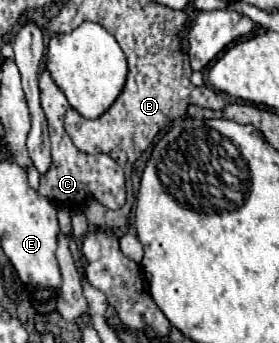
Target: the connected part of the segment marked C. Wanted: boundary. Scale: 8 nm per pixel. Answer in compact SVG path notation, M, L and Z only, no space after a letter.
M43 72L39 76L39 90L41 90L41 108L45 112L47 124L49 124L49 142L51 142L51 168L41 174L37 194L51 200L55 206L67 208L67 210L79 210L87 198L95 198L105 208L117 210L125 204L125 178L121 166L107 154L85 154L79 152L71 138L65 132L63 118L69 106L65 94L59 90L59 86L51 80L49 72Z

